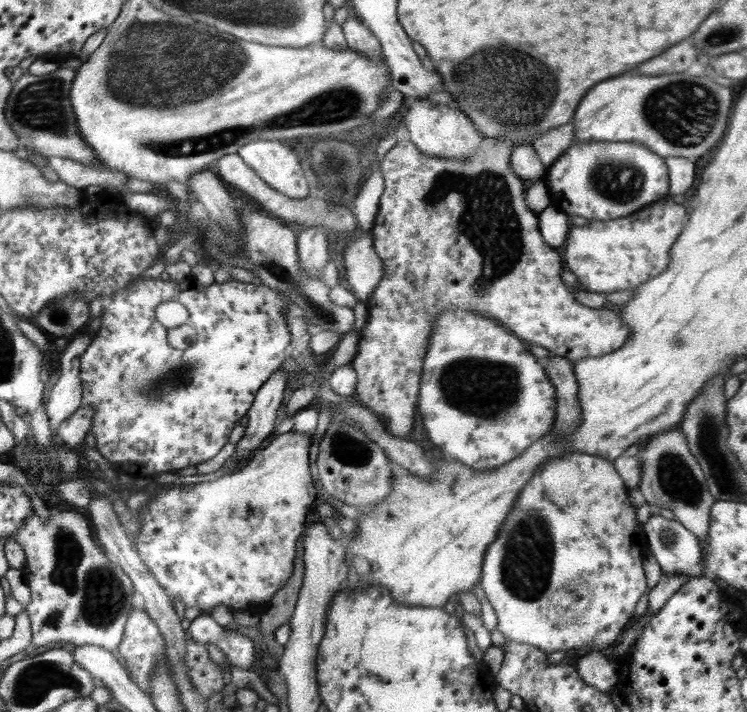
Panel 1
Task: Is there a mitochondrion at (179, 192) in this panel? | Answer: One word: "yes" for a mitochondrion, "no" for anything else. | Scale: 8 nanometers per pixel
no

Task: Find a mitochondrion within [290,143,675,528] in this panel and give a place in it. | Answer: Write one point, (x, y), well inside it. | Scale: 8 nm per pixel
(486, 218)

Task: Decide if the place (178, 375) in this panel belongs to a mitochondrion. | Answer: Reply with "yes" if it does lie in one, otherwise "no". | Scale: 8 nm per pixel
yes

